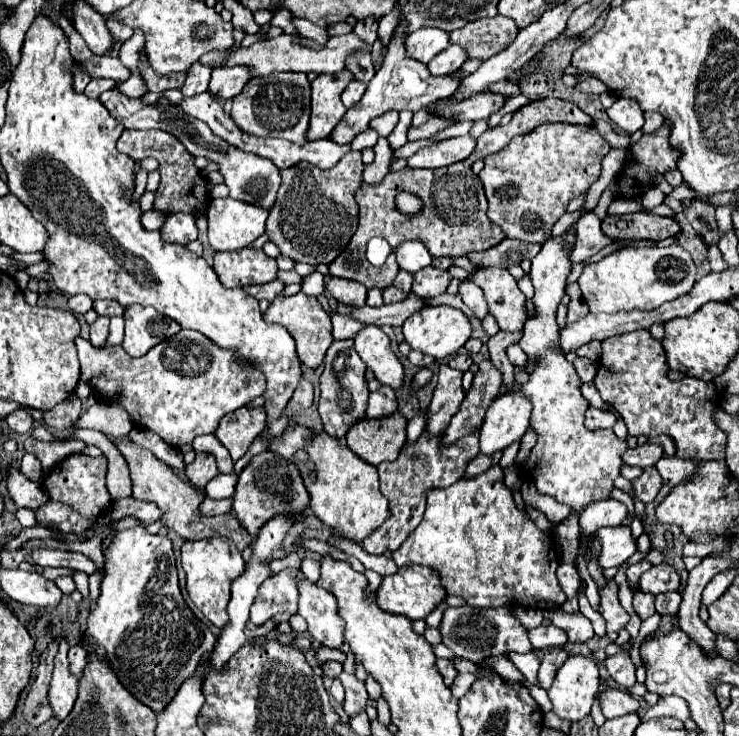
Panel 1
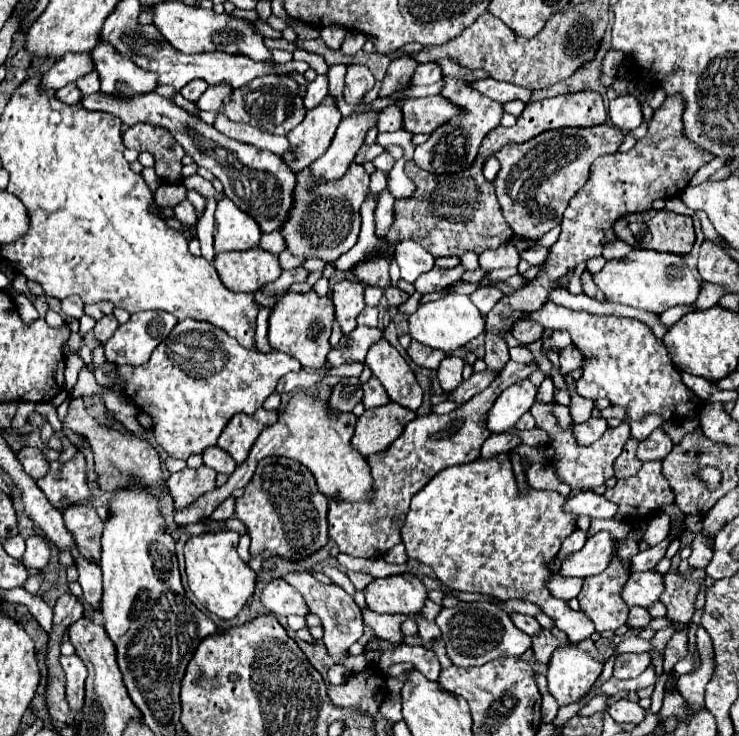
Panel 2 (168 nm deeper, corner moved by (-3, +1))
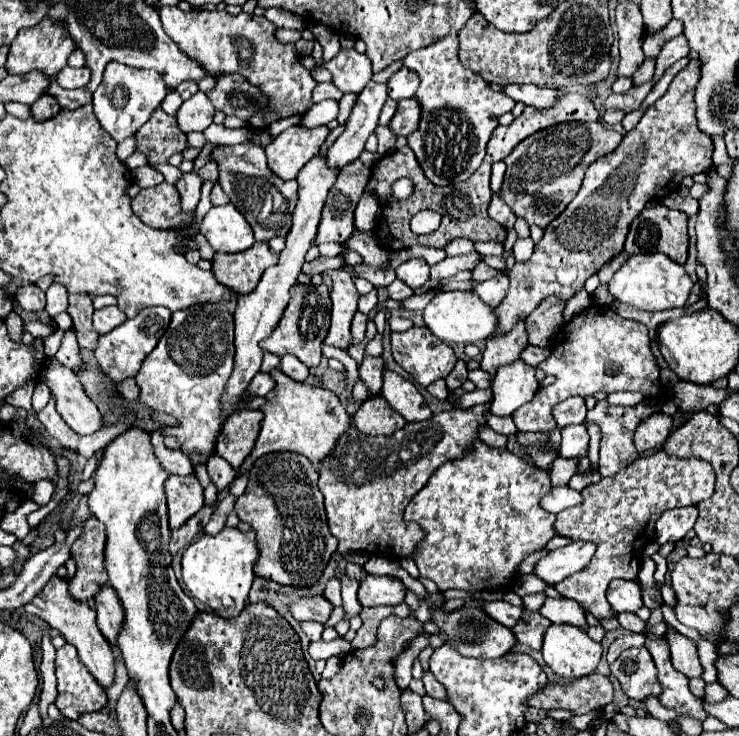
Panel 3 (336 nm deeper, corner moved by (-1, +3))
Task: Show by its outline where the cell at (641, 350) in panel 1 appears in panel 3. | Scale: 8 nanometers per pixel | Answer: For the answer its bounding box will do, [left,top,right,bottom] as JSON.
[514,306,664,432]

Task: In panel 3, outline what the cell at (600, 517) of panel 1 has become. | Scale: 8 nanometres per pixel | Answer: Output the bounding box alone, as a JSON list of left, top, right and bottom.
[542,486,582,512]

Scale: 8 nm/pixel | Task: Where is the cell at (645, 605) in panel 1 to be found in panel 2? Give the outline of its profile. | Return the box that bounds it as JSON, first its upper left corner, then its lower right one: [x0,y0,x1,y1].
[628,606,652,630]

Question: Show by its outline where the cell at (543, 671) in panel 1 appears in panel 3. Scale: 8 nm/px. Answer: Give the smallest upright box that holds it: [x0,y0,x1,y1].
[512,610,552,650]

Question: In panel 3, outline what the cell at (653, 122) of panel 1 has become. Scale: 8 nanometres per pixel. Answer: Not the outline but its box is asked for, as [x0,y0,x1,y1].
[654,34,690,82]

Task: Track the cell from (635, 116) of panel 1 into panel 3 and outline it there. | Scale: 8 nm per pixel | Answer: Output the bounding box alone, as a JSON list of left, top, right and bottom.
[602,108,626,126]

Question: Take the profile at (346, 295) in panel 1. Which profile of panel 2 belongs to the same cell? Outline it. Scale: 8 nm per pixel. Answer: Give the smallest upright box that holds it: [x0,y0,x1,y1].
[332,280,366,334]

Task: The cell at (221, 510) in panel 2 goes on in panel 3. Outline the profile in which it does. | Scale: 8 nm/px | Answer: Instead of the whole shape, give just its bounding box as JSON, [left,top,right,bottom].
[204,494,236,534]

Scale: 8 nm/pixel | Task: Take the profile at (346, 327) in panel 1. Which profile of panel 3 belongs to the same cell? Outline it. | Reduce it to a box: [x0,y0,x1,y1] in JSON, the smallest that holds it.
[358,292,378,314]

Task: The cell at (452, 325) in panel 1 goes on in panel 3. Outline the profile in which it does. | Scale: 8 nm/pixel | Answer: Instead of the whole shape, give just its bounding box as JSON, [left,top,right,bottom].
[422,290,496,344]

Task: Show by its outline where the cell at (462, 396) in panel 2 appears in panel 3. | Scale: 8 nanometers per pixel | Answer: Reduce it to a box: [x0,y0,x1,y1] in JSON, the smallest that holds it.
[480,320,528,376]

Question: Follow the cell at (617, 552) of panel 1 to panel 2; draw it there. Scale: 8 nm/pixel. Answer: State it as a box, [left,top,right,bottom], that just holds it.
[560,532,614,578]

